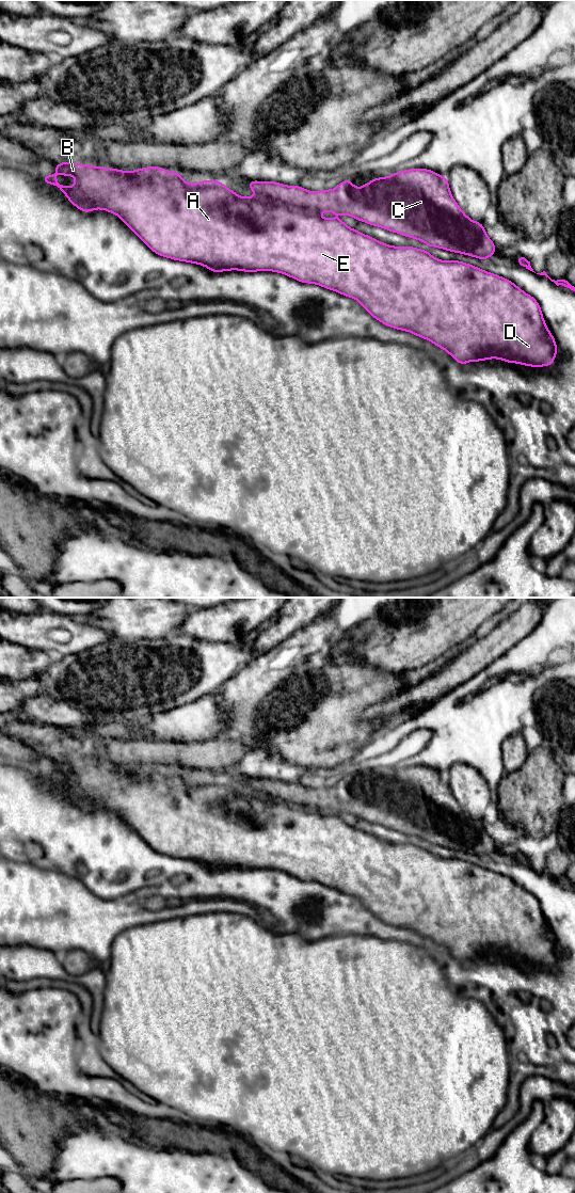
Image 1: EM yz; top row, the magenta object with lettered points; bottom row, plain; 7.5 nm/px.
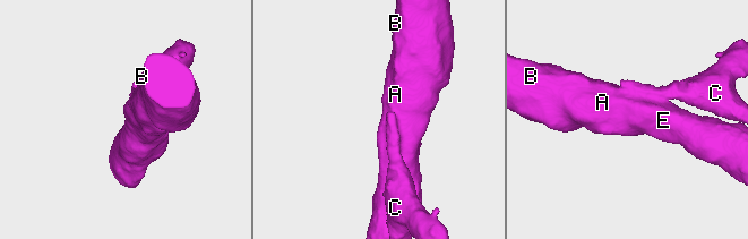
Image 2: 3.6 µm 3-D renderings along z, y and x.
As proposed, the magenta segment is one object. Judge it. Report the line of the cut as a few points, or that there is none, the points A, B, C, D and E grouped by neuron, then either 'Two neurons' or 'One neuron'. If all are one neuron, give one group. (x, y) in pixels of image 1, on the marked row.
Split along yz (259, 196), (316, 213). Groups: A B D E / C. Two neurons

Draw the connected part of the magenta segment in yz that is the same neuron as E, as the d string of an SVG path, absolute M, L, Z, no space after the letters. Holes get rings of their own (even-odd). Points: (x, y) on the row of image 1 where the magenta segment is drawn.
M62 162L60 164L55 163L55 173L49 176L44 175L42 181L44 184L52 184L54 187L59 188L67 196L68 201L83 212L91 212L93 209L105 209L111 213L115 213L151 251L160 256L202 265L209 268L211 272L228 270L240 270L245 272L275 271L296 279L301 283L318 284L324 288L357 300L372 317L380 320L383 324L401 331L409 331L421 338L432 341L437 347L446 350L461 365L472 361L480 362L481 360L486 361L488 359L500 359L507 363L520 363L526 366L541 367L552 365L557 355L556 340L546 327L539 303L533 297L525 293L511 281L462 261L440 260L424 250L412 246L392 246L385 244L370 236L348 227L337 218L323 219L316 212L293 209L285 204L275 203L261 197L242 197L223 186L220 180L203 180L197 184L189 185L182 179L179 173L170 172L157 166L142 168L135 171L126 172L116 169ZM58 173L64 176L74 176L76 178L76 185L70 188L59 184L55 180L55 175Z

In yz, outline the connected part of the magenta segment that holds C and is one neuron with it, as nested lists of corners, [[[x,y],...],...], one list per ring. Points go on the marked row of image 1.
[[[412,169],[396,172],[388,177],[373,178],[369,184],[365,184],[362,188],[354,188],[352,180],[344,180],[333,190],[320,190],[309,192],[305,188],[298,186],[284,186],[275,181],[255,181],[249,180],[249,187],[261,198],[275,203],[282,203],[293,209],[302,209],[308,212],[333,211],[337,214],[346,213],[355,220],[364,221],[370,225],[380,226],[387,230],[401,234],[405,237],[412,237],[426,242],[429,246],[437,246],[443,250],[463,253],[475,256],[479,259],[488,259],[496,253],[496,245],[485,234],[481,222],[470,220],[459,207],[452,197],[447,177],[427,170]]]

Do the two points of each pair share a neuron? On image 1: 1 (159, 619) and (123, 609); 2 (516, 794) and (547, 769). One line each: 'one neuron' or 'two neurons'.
1: one neuron
2: one neuron

